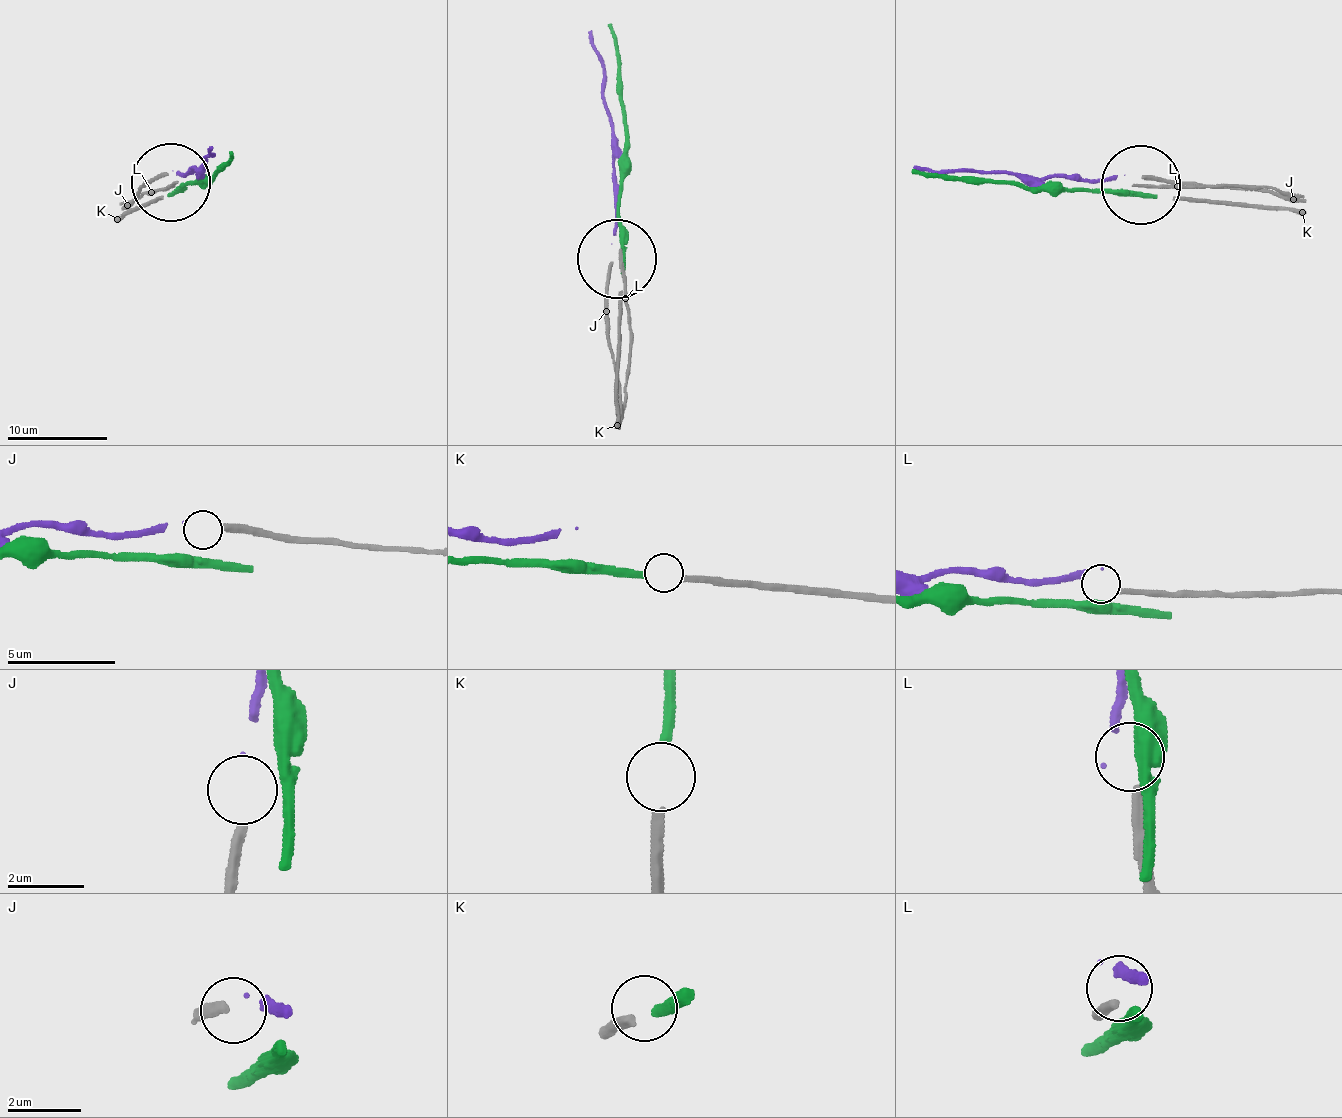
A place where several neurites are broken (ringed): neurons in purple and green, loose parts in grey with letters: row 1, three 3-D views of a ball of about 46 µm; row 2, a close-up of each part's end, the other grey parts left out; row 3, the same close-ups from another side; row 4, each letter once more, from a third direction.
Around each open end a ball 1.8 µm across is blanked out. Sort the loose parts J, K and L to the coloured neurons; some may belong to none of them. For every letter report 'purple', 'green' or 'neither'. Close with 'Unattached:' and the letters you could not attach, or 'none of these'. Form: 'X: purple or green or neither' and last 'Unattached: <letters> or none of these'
J: purple
K: green
L: neither
Unattached: L

